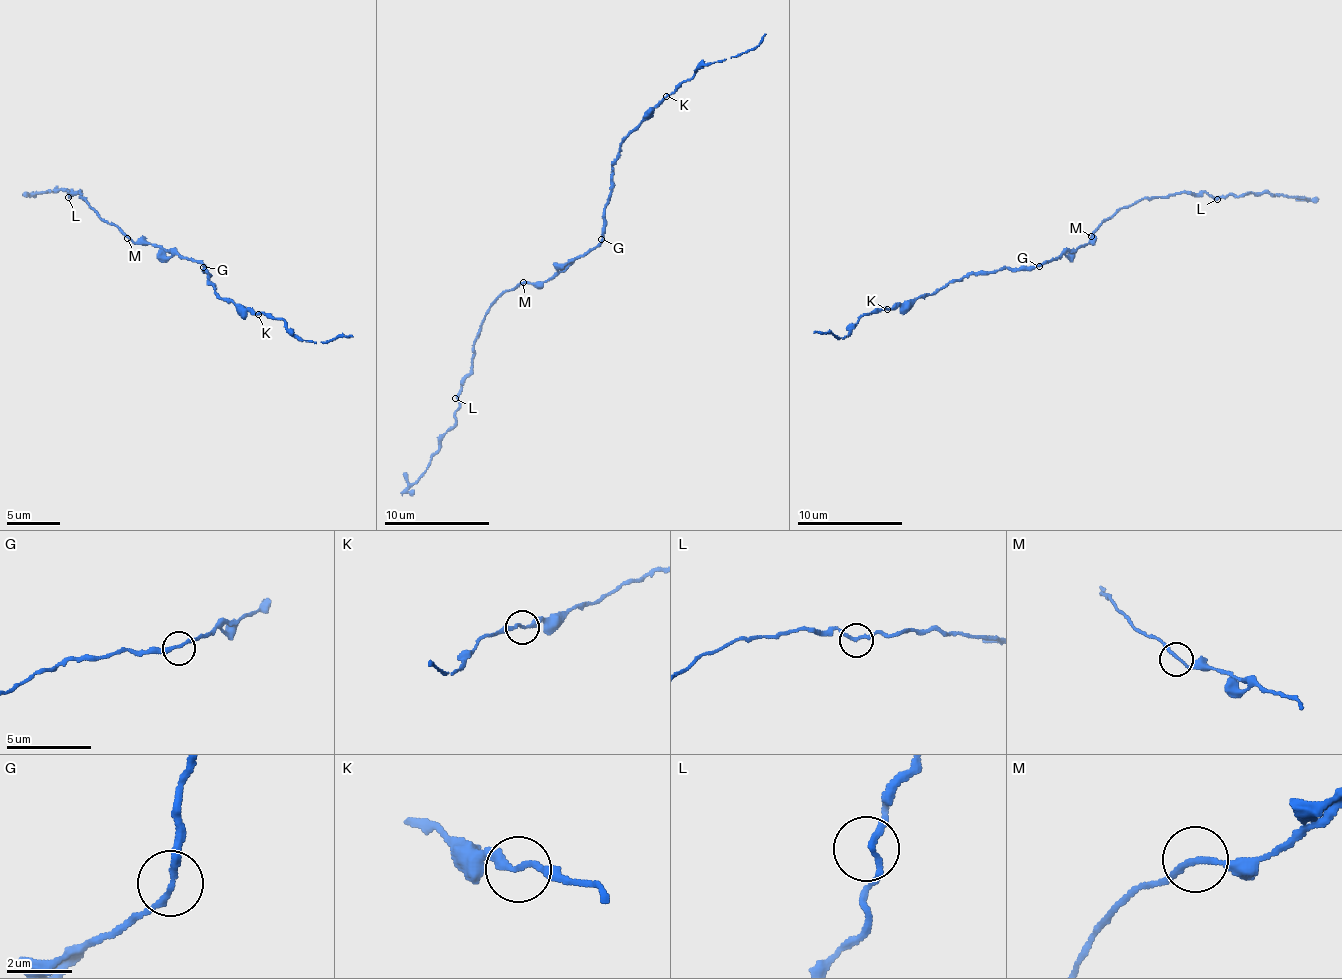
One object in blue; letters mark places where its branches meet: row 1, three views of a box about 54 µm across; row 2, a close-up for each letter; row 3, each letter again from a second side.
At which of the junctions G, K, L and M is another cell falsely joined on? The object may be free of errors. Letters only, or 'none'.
none

